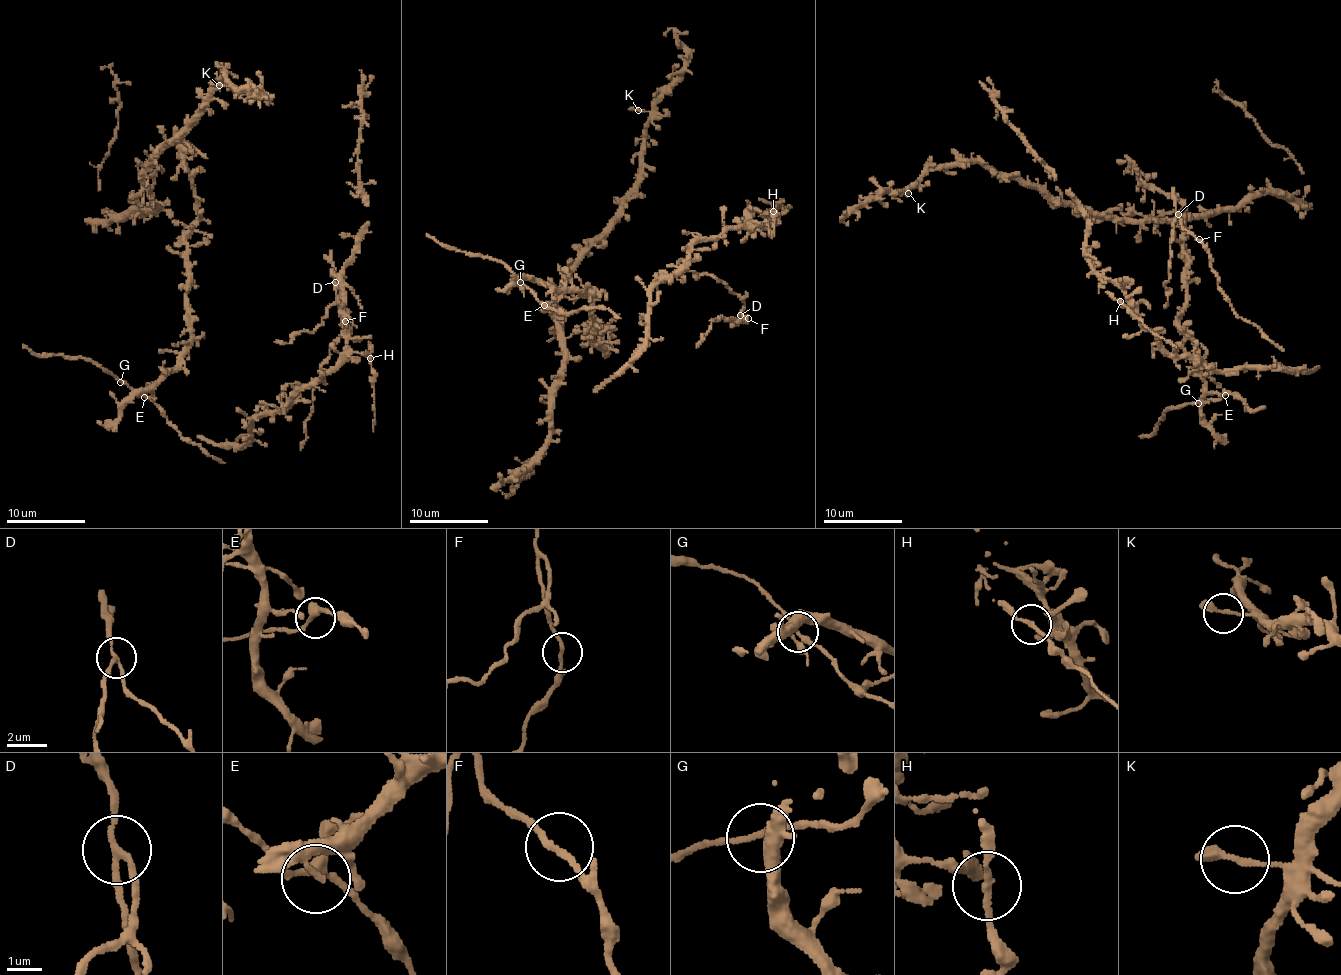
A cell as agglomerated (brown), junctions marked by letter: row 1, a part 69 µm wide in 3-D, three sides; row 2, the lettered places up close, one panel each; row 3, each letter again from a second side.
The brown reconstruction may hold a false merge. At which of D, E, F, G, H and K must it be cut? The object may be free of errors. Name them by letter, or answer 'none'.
D

